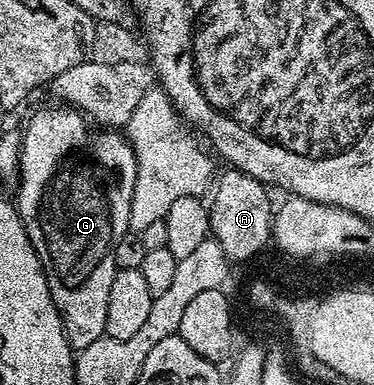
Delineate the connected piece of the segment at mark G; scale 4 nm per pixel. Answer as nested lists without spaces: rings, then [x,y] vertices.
[[[60,108],[64,109],[44,109],[34,114],[28,126],[22,129],[18,212],[40,264],[44,266],[68,345],[79,351],[105,336],[106,303],[110,303],[110,283],[114,283],[117,270],[114,247],[130,229],[128,220],[136,182],[136,156],[123,132],[91,133],[81,110]]]

